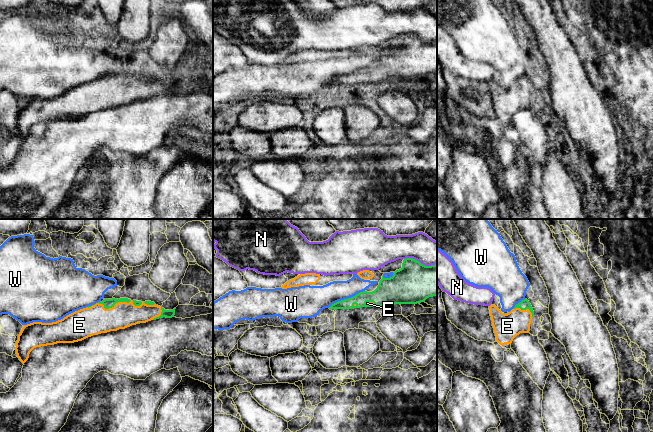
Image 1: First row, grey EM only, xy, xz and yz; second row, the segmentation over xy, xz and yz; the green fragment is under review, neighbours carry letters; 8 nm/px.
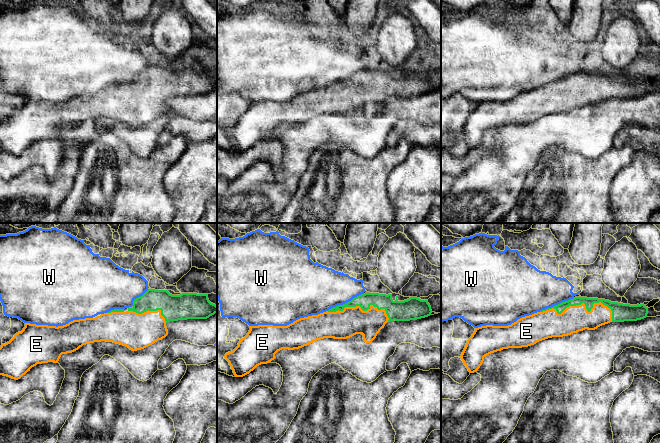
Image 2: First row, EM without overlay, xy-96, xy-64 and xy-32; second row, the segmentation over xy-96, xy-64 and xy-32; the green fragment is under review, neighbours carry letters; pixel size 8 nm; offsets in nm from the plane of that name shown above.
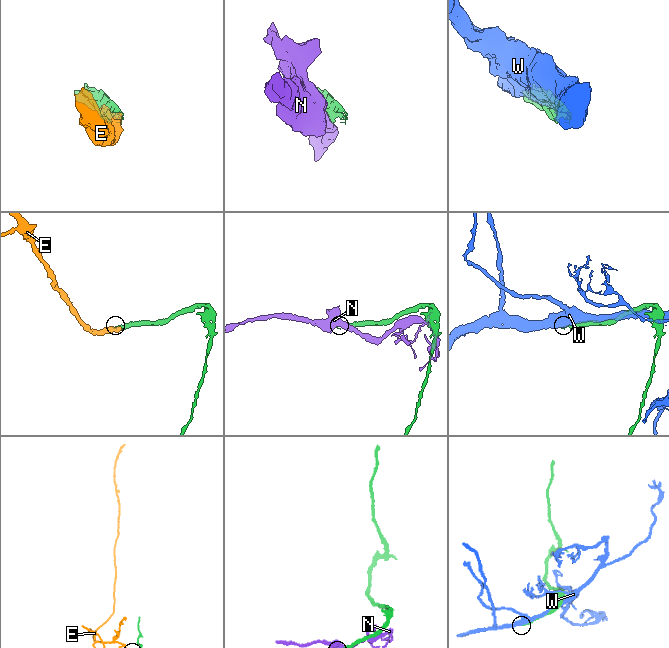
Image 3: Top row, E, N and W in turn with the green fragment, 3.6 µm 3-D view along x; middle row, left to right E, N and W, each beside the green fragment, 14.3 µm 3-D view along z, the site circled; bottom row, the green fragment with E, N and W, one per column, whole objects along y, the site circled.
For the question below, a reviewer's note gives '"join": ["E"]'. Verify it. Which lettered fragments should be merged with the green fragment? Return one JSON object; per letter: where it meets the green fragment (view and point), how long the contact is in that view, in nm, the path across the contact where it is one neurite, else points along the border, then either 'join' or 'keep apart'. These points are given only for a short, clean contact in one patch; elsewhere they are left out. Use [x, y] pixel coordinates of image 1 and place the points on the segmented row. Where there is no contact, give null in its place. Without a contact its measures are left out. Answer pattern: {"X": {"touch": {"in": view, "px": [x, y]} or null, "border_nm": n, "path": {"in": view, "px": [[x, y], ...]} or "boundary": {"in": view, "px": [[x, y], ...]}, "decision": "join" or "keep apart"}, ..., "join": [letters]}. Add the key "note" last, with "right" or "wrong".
{"E": {"touch": {"in": "xy", "px": [113, 305]}, "border_nm": 260, "decision": "join"}, "N": {"touch": {"in": "xz", "px": [419, 262]}, "border_nm": 260, "decision": "keep apart"}, "W": {"touch": {"in": "xz", "px": [346, 299]}, "border_nm": 320, "decision": "keep apart"}, "join": ["E"], "note": "right"}

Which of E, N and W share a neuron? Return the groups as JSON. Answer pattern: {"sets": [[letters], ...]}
{"sets": [["E"], ["N"], ["W"]]}

